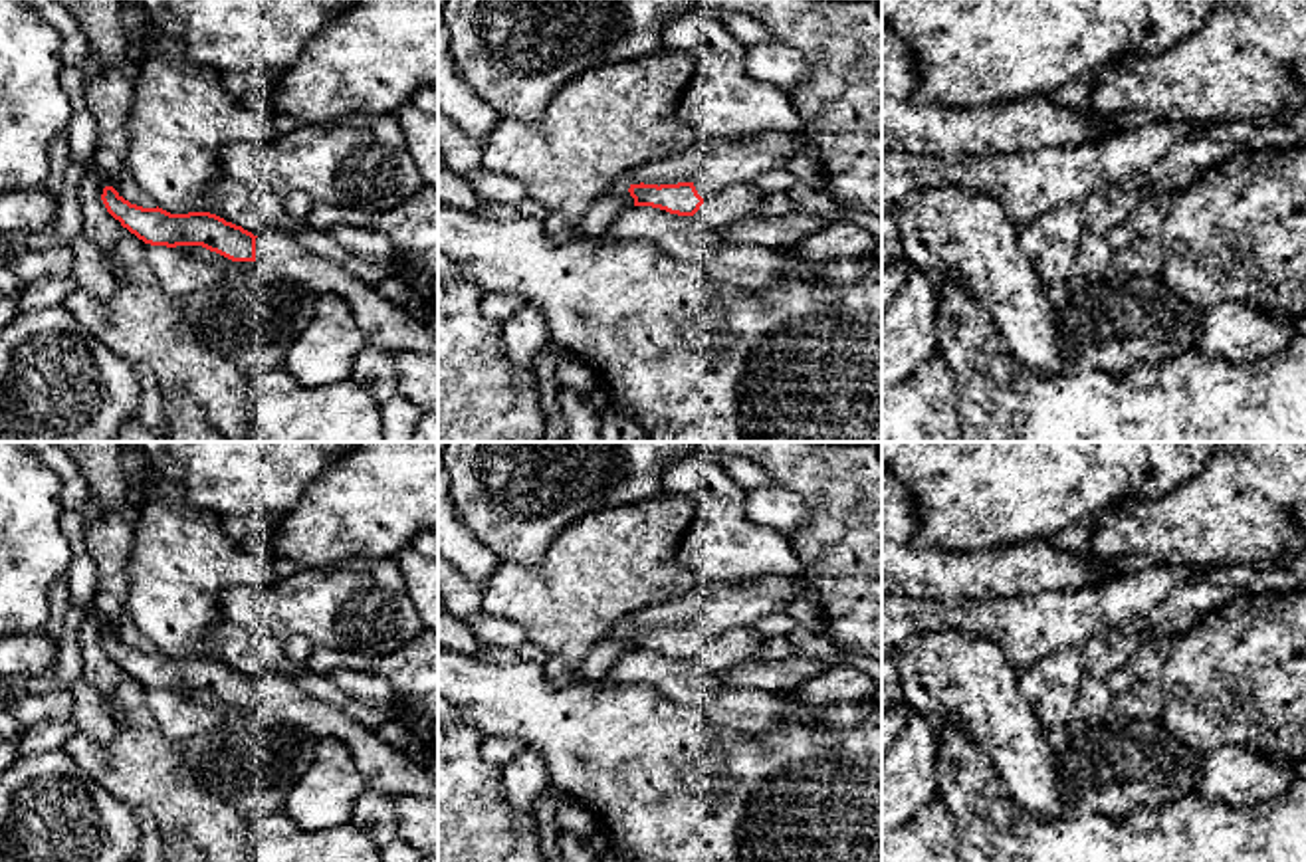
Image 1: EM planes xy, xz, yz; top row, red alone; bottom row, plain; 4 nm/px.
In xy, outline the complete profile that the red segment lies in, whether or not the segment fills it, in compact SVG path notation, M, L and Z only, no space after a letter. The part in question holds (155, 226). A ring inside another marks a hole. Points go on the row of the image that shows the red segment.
M105 186L101 200L107 212L131 234L151 246L202 246L232 262L256 262L262 269L313 295L343 297L355 315L365 343L394 351L420 351L438 361L438 339L428 321L406 307L386 301L375 285L365 283L345 266L307 250L293 234L252 232L210 212L170 214L143 208Z

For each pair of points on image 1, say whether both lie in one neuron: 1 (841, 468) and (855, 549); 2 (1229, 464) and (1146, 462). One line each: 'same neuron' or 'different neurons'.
1: same neuron
2: different neurons

